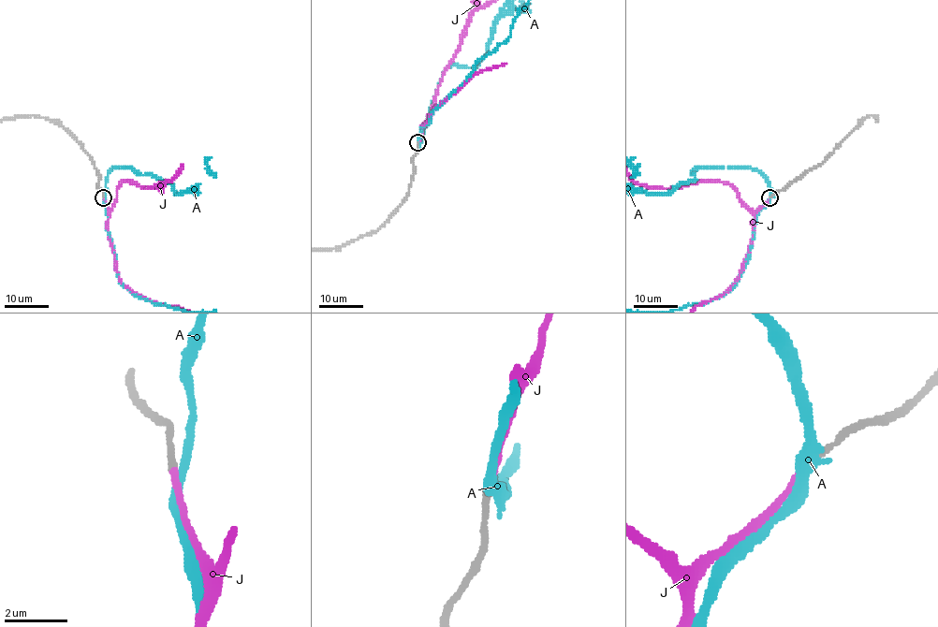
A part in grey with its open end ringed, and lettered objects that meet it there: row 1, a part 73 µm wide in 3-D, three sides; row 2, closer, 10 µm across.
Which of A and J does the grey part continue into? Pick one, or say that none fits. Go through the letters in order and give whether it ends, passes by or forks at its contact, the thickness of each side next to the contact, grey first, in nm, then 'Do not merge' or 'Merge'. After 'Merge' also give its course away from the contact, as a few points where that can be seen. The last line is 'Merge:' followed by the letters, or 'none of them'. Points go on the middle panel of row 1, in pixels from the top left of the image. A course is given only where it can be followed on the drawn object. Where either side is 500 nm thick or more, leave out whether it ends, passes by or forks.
A: It passes by. Thickness 200 nm (grey) against 320 nm. Do not merge
J: It ends there. Thickness 220 nm (grey) against 220 nm. Merge
Merge: J

